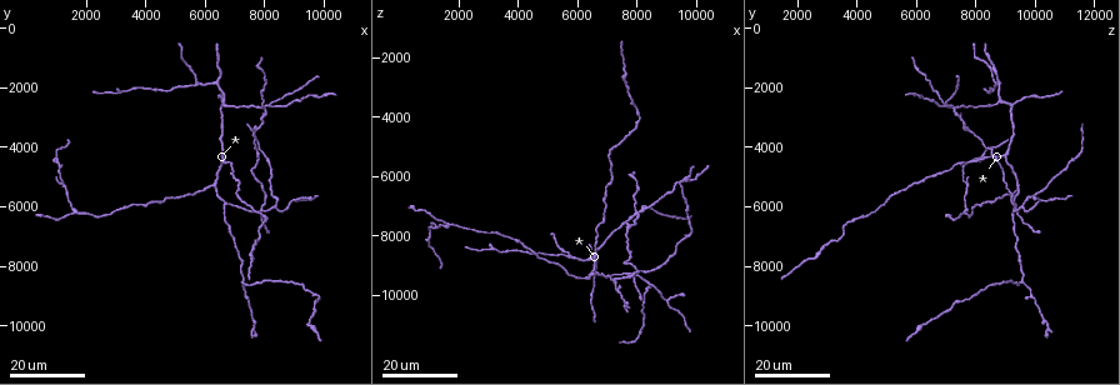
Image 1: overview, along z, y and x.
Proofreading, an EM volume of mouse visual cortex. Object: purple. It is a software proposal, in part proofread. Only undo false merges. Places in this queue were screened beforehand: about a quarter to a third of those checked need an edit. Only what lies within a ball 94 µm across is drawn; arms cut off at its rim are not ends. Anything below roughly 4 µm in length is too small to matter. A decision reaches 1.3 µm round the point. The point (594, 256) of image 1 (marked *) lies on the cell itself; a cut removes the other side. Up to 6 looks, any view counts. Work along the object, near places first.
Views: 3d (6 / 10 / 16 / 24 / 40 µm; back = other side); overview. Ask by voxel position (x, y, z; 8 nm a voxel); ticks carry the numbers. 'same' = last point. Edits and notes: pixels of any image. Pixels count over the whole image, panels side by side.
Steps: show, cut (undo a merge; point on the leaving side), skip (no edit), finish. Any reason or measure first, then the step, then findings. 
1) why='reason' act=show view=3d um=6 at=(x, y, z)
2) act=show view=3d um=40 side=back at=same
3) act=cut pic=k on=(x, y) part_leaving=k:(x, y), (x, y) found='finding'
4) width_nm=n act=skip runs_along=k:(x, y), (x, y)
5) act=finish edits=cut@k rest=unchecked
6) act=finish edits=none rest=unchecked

act=show view=3d um=24 at=(5800, 1900, 8700)

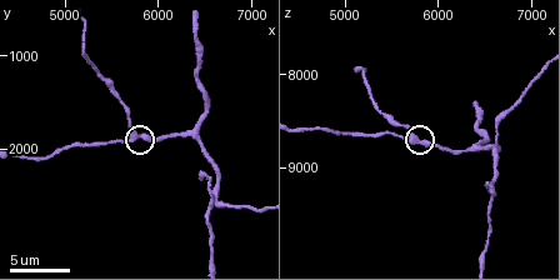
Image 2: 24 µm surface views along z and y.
act=show view=3d um=10 at=(5700, 1850, 8700)

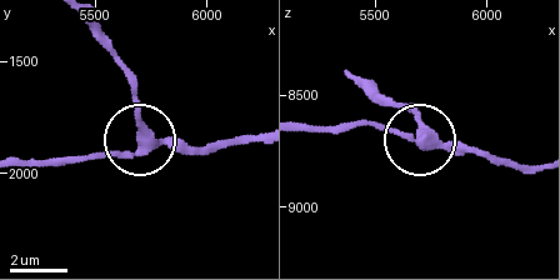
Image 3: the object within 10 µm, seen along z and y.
side_arm_um=15 act=skip runs_along=3:(256, 138), (149, 143), (134, 83) found='all the same cell'

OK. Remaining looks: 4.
why='a fork' act=show view=3d um=10 at=(6400, 1800, 8800)

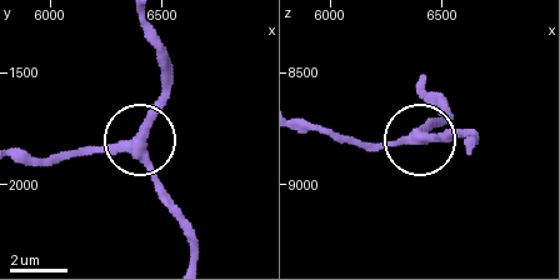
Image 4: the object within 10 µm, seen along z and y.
act=show view=3d um=6 at=(6360, 1820, 8800)

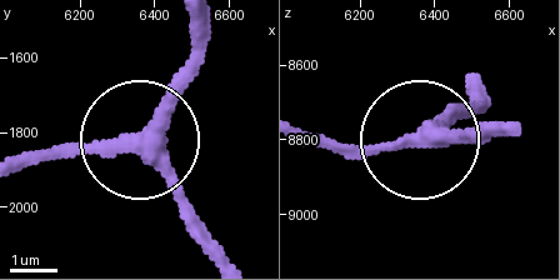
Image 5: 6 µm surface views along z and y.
side_arm_um=12 act=skip runs_along=5:(506, 131), (423, 139), (483, 111) found='continuous, no second cell'

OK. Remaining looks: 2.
why='a fork' act=show view=3d um=24 at=(8400, 6000, 9600)

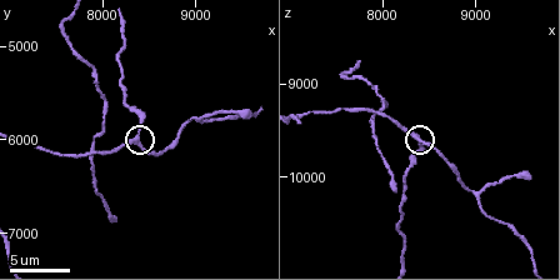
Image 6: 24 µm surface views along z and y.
act=show view=3d um=6 at=(8400, 6000, 9550)

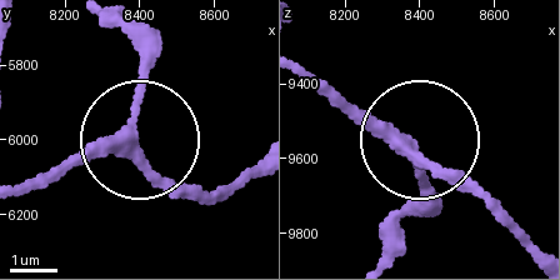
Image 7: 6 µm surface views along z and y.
width_nm=250 act=skip runs_along=7:(30, 189), (134, 145), (205, 196) found='one cell here'

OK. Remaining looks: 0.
act=finish edits=none rest=unchecked

